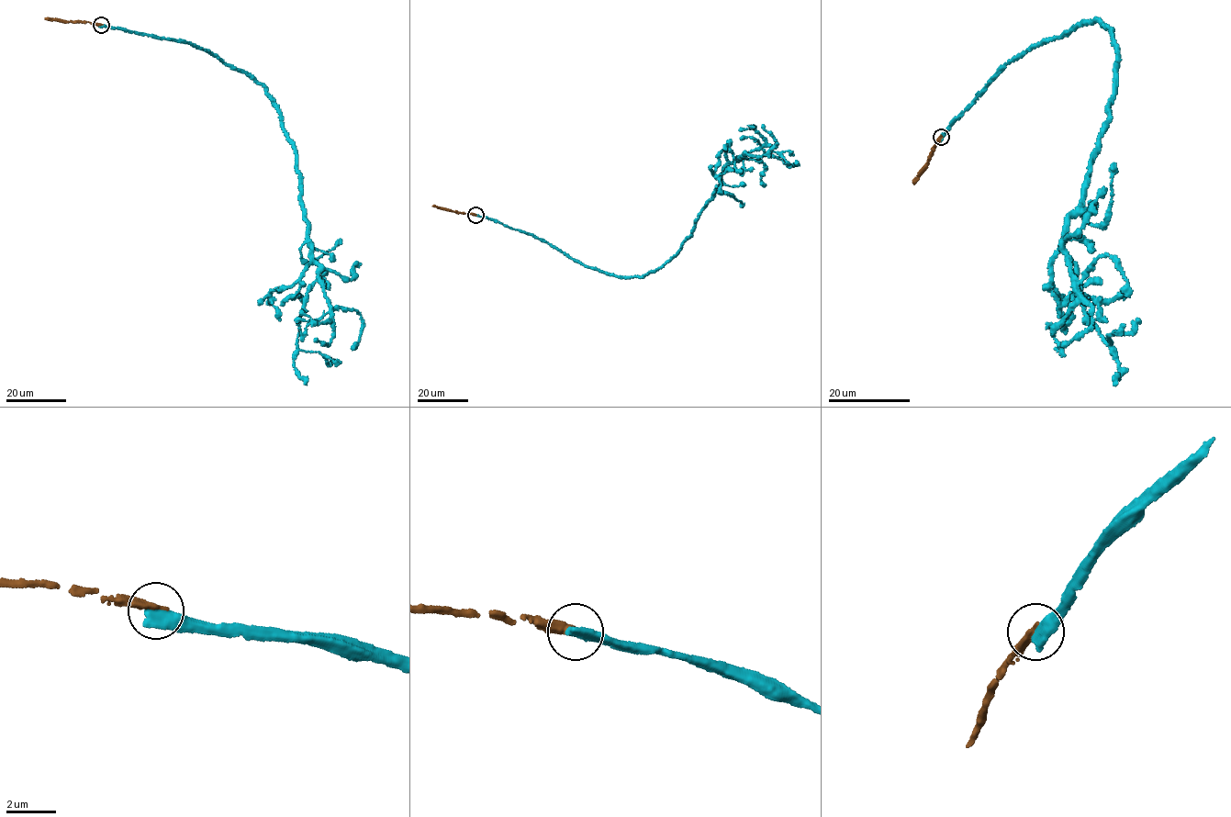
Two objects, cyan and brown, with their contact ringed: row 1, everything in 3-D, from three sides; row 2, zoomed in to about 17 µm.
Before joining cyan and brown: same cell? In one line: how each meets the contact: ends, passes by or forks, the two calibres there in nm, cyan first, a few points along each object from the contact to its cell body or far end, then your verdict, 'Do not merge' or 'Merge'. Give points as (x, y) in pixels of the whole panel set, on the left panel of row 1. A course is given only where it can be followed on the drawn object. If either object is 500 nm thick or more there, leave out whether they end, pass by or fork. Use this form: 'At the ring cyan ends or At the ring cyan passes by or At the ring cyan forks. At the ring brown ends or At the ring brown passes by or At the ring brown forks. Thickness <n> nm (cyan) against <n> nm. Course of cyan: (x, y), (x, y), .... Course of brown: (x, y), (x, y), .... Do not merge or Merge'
Thickness 500 nm (cyan) against 320 nm. Course of cyan: (101, 25), (195, 45), (261, 83), (293, 144), (307, 240), (318, 265), (296, 342), (328, 363), (334, 360). Course of brown: (101, 25), (87, 21), (44, 18). Do not merge

